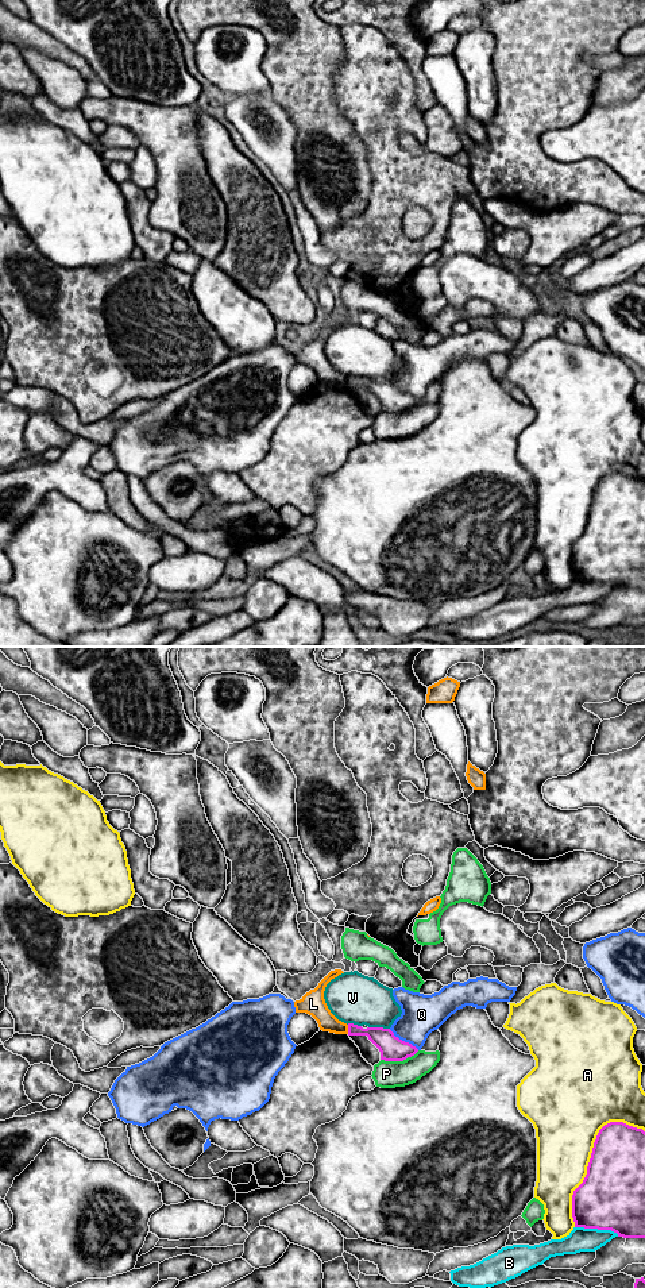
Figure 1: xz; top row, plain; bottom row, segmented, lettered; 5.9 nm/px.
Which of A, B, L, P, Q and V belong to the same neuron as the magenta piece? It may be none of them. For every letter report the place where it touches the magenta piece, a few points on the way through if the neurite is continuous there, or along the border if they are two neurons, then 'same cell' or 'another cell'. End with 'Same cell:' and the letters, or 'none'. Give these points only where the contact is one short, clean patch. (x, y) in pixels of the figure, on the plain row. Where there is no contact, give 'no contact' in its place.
A: meets magenta in xz at (591, 509); another cell
B: meets magenta in xz at (597, 579); another cell
L: meets magenta in xz at (348, 381); border along xz (347, 377), (348, 385); another cell
P: meets magenta in xz at (400, 412); another cell
Q: meets magenta in xz at (404, 393); border along xz (389, 381), (418, 401); another cell
V: meets magenta in xz at (379, 380); another cell
Same cell: none

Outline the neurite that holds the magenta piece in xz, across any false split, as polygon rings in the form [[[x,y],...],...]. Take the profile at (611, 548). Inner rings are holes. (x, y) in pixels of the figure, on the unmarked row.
[[[623,474],[605,477],[587,527],[572,547],[575,579],[645,590],[645,483]]]

